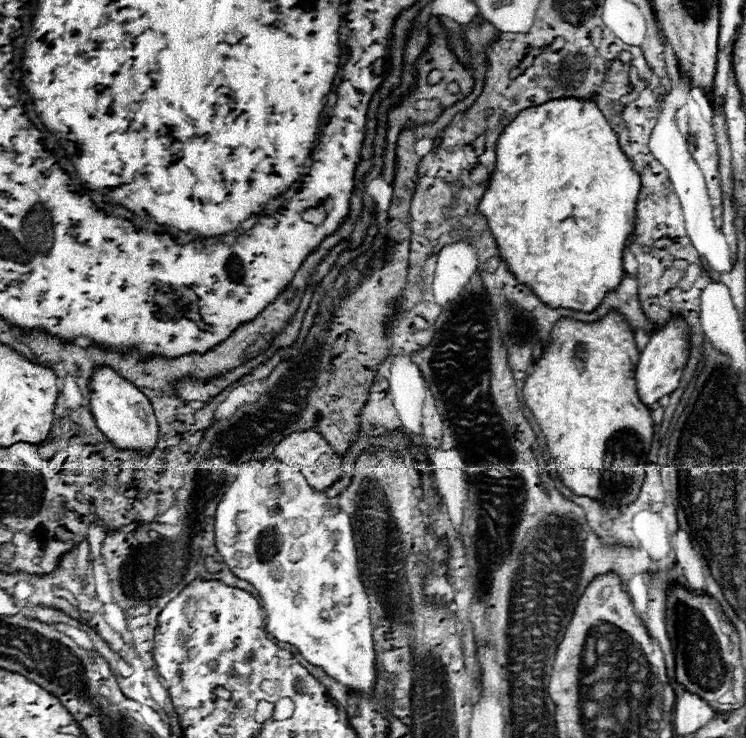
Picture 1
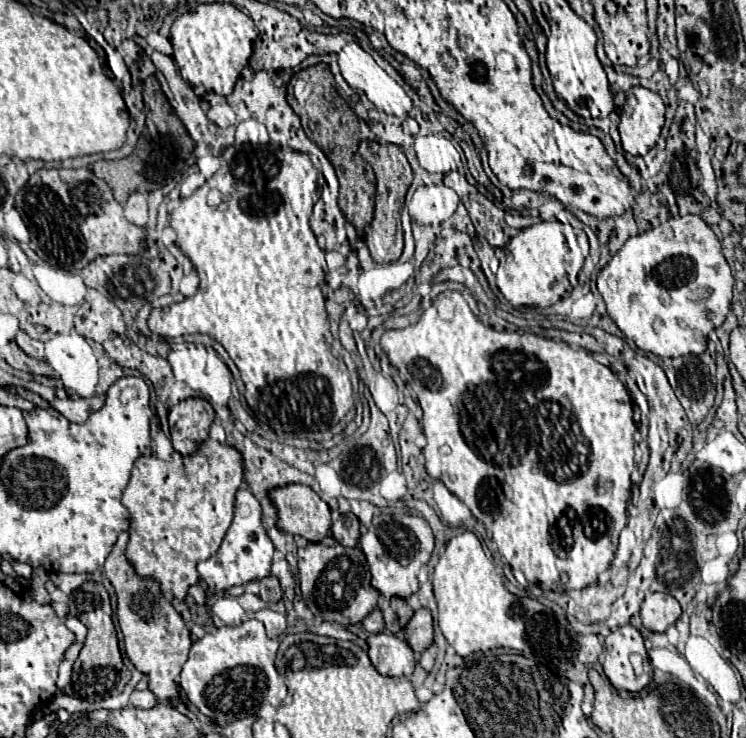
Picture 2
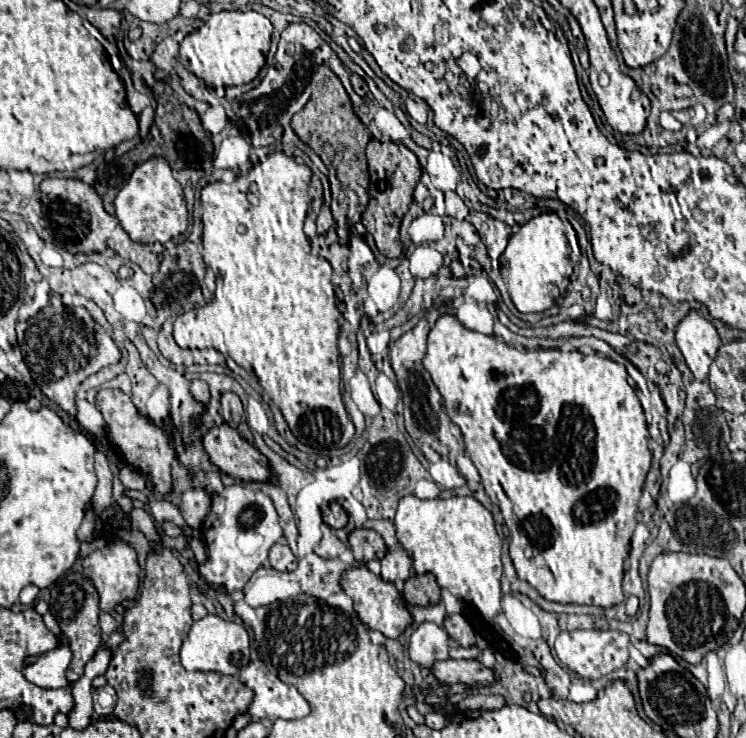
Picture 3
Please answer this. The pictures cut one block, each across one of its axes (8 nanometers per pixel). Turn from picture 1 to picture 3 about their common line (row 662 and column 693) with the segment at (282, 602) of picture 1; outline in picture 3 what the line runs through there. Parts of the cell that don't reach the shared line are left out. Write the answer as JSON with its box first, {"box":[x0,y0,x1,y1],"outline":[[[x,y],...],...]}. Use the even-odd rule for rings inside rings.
{"box":[676,312,722,380],"outline":[[[690,312],[676,328],[676,344],[694,378],[706,380],[712,358],[722,344],[714,324],[702,318],[698,312]]]}

